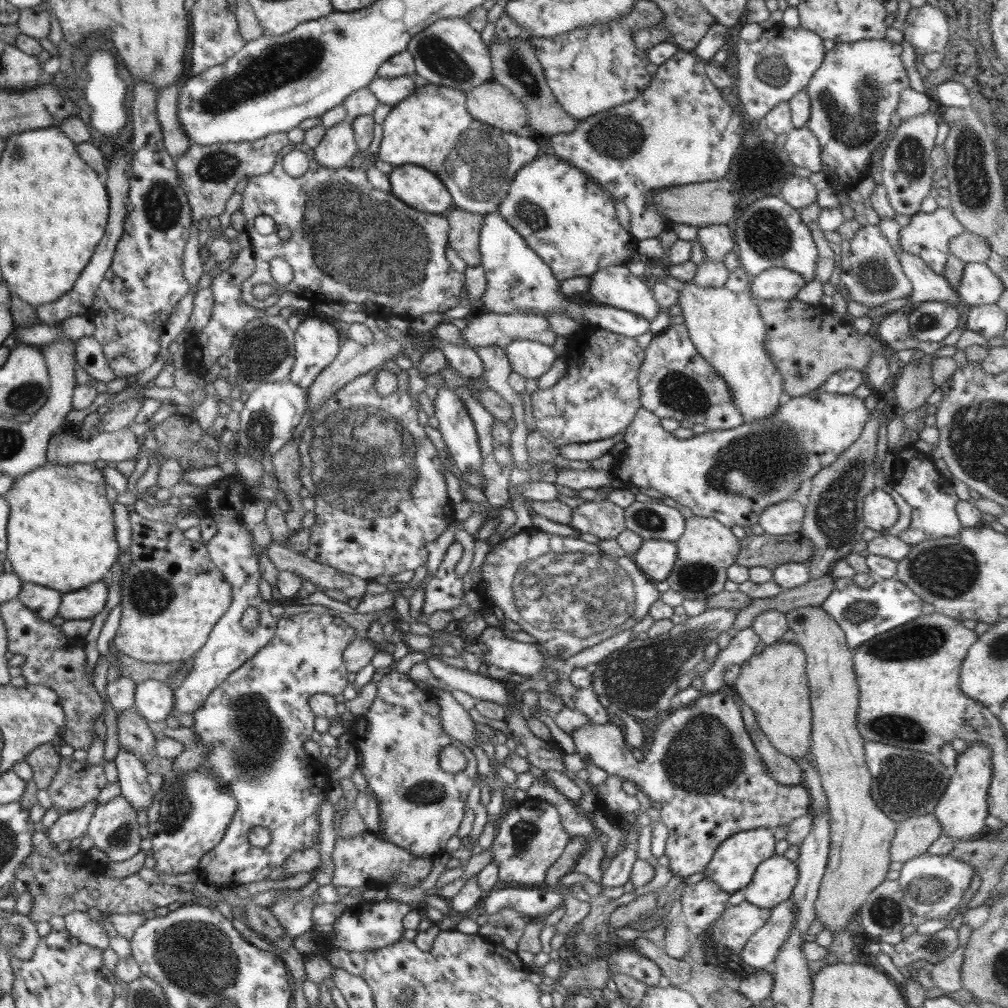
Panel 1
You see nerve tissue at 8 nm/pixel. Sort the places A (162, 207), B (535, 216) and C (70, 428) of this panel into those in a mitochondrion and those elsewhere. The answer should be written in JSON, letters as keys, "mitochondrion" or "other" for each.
{"A":"mitochondrion","B":"mitochondrion","C":"other"}

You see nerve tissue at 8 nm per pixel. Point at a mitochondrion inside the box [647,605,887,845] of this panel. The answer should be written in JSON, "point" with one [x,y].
{"point":[698,755]}

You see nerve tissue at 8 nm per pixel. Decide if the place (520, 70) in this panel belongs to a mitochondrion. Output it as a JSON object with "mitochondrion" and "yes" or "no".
{"mitochondrion":"yes"}

